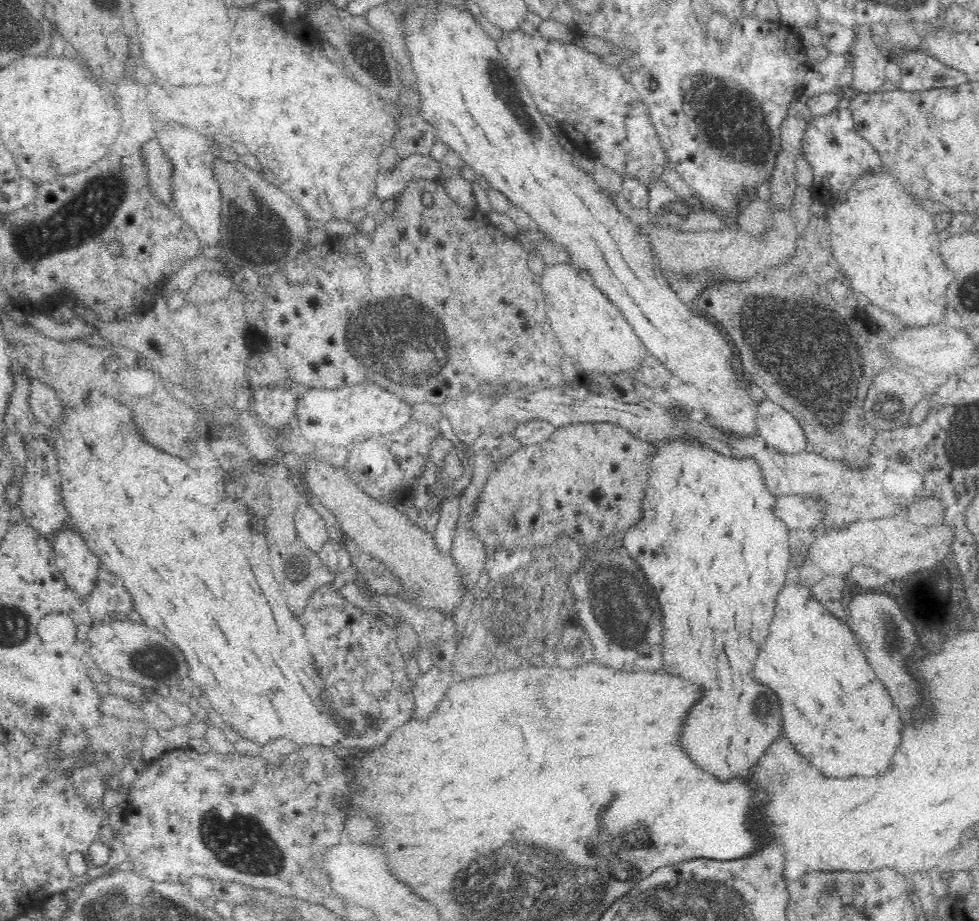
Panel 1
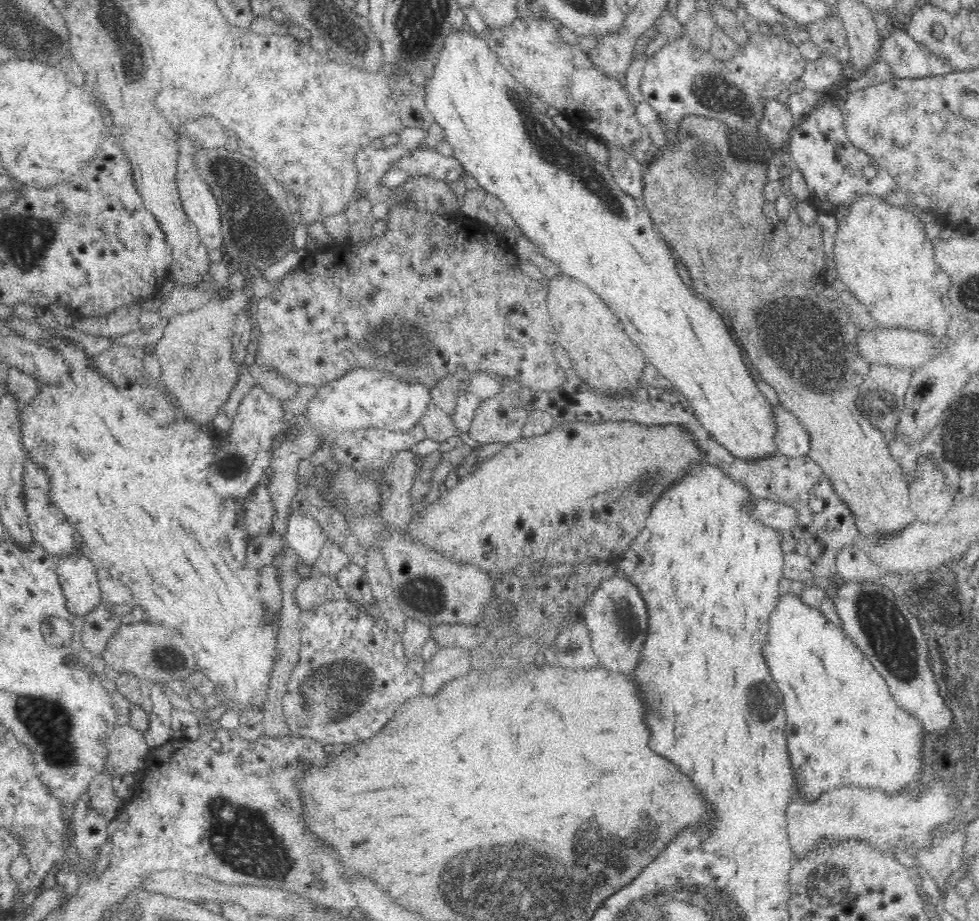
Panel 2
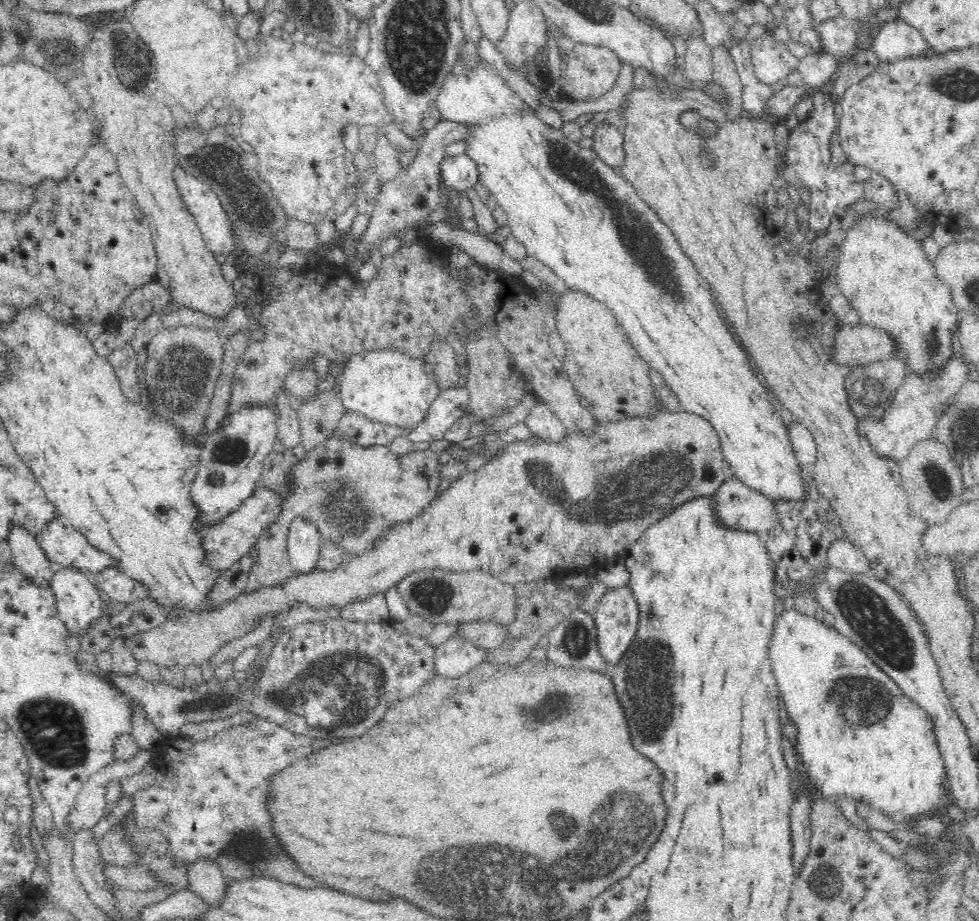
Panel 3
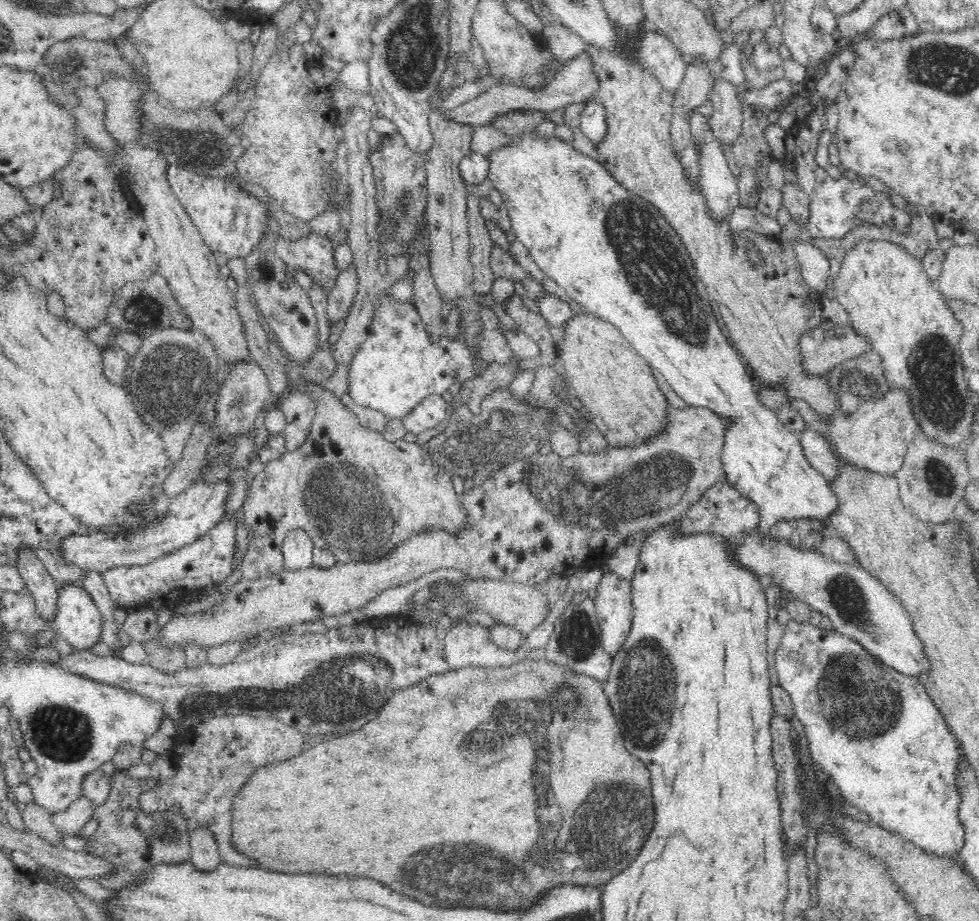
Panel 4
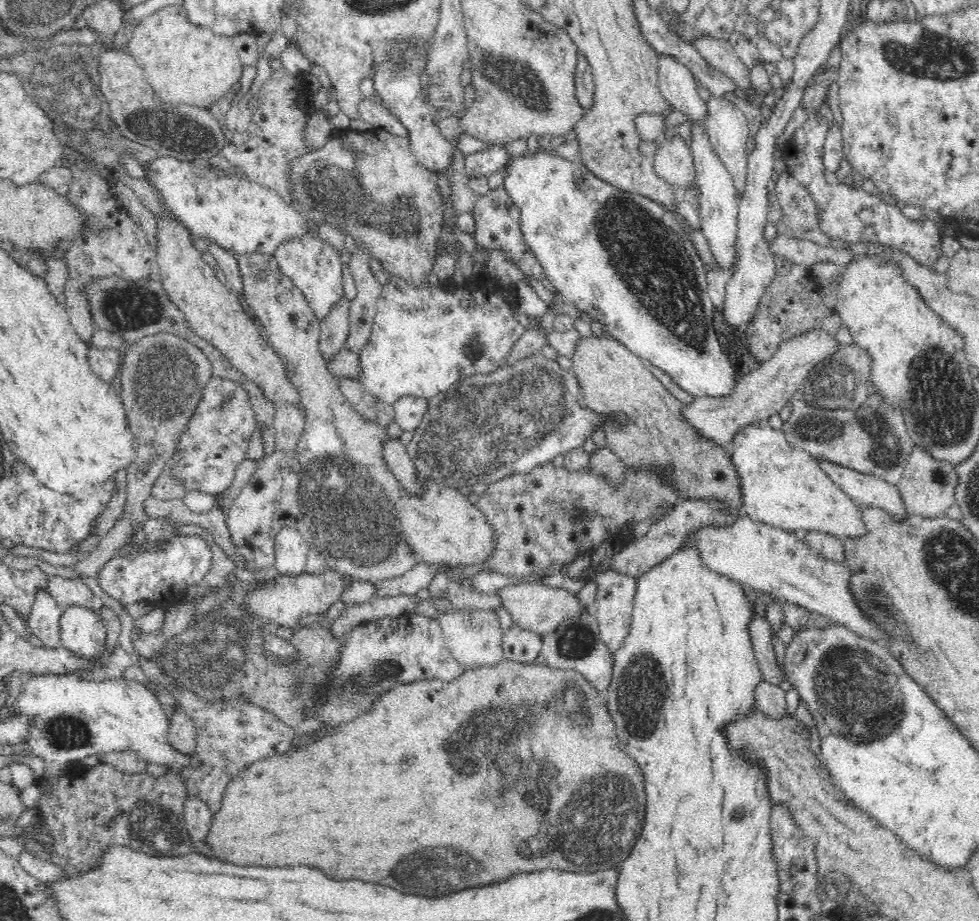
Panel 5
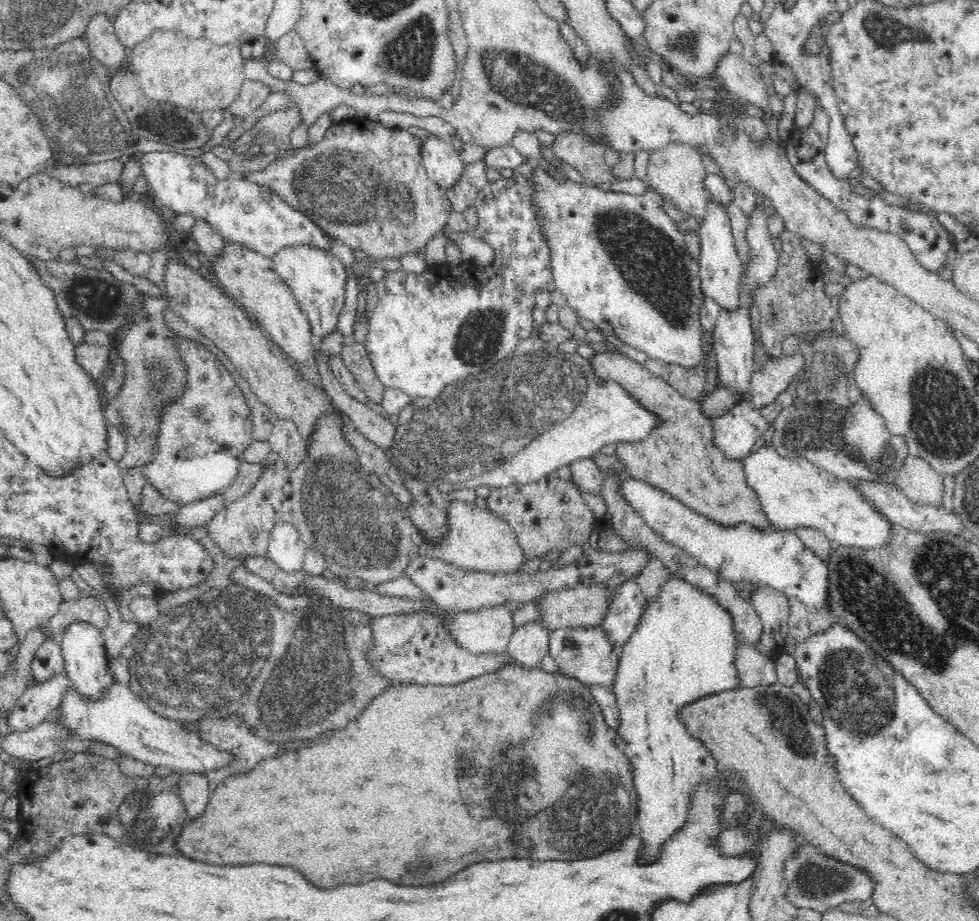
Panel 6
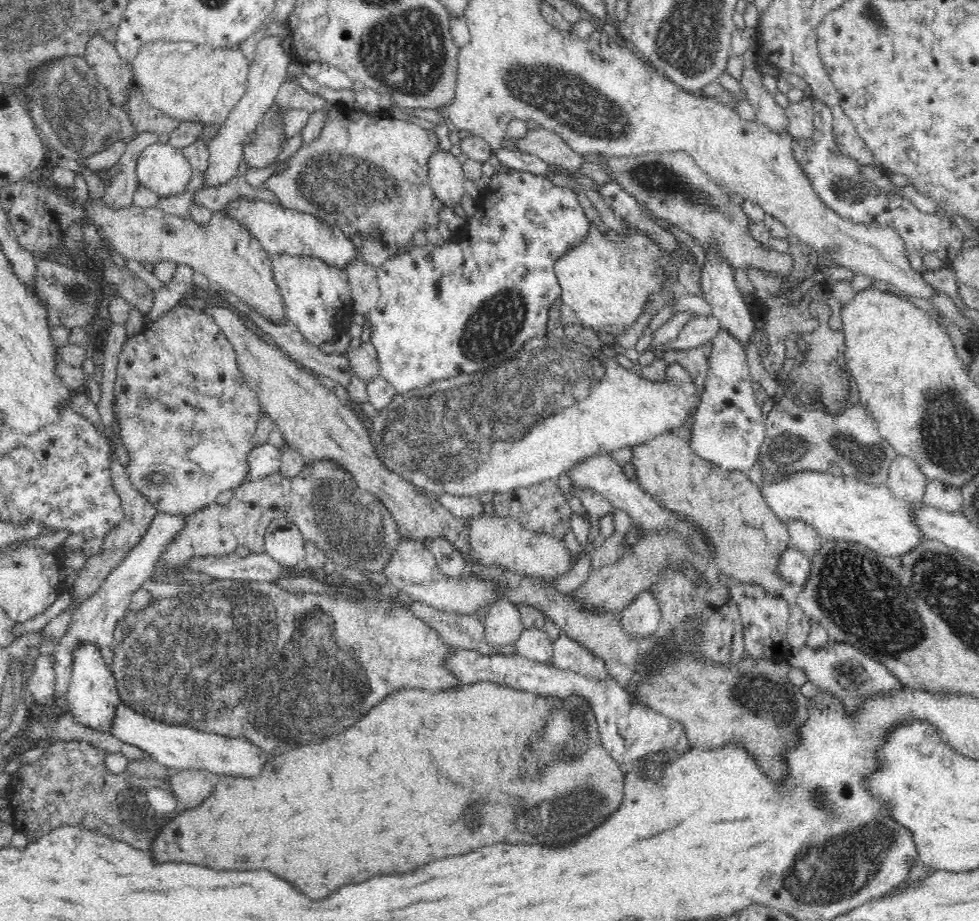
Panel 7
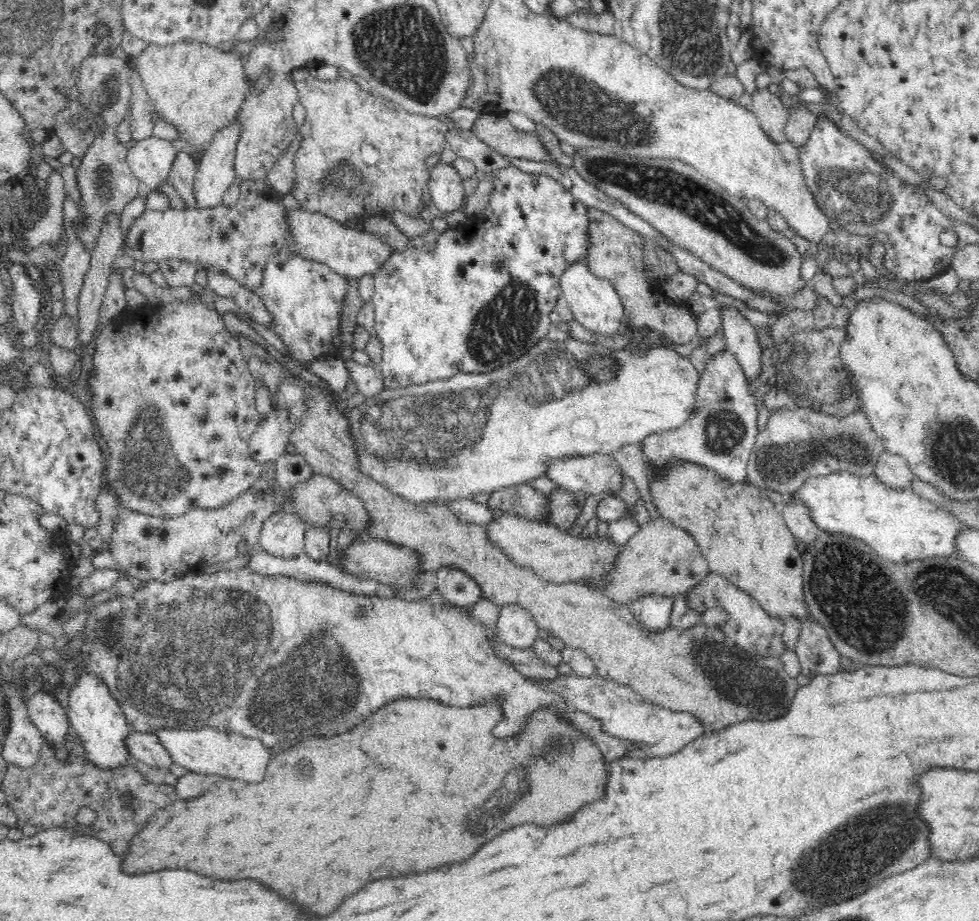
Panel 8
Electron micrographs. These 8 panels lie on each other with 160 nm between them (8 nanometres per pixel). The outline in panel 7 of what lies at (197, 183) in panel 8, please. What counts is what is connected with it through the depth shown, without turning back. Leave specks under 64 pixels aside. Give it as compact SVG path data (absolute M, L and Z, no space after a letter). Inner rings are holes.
M264 36L258 42L252 64L249 66L247 89L244 96L238 101L236 107L225 121L218 127L217 135L212 138L207 149L209 150L209 165L206 169L205 182L210 186L218 186L228 182L232 176L243 170L242 142L248 132L255 130L262 122L265 114L275 105L274 98L278 88L285 81L288 64L292 58L285 54L280 36Z

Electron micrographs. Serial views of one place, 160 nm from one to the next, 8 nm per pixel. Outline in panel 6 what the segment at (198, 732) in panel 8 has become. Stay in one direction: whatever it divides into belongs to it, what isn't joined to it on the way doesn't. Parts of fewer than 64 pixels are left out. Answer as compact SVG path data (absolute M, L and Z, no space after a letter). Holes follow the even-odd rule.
M114 681L100 698L86 698L71 685L66 688L60 706L51 713L49 720L58 723L69 736L75 736L81 742L112 746L123 756L144 760L154 766L166 766L170 770L214 771L234 760L232 753L220 751L214 745L203 742L198 732L184 731L179 721L160 716L138 692L132 692L128 683Z

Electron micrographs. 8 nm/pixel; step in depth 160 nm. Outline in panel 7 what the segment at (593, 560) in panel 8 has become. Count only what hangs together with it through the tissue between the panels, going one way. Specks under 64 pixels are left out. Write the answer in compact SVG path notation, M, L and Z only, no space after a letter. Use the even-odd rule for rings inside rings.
M481 514L476 517L468 517L467 521L463 520L470 530L468 532L468 552L463 555L467 566L474 566L476 563L488 567L494 565L521 575L548 576L556 579L570 570L570 555L572 551L566 547L562 540L556 540L554 537L546 535L546 533L534 533L528 529L521 528L519 522L516 522L509 516L500 518L500 516L496 515L486 516Z

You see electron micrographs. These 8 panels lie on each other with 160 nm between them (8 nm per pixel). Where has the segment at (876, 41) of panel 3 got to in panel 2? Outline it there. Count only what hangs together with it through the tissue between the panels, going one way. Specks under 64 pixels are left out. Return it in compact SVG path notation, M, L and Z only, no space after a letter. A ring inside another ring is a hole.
M906 29L888 30L881 42L879 58L890 65L894 78L899 79L921 79L954 71L946 61L913 40Z

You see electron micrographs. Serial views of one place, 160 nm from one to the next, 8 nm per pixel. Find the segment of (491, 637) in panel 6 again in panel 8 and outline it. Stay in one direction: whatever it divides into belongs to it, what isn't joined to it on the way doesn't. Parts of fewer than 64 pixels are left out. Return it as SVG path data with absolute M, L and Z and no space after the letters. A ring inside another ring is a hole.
M514 603L500 605L494 627L498 639L520 649L530 649L543 634L532 615Z

